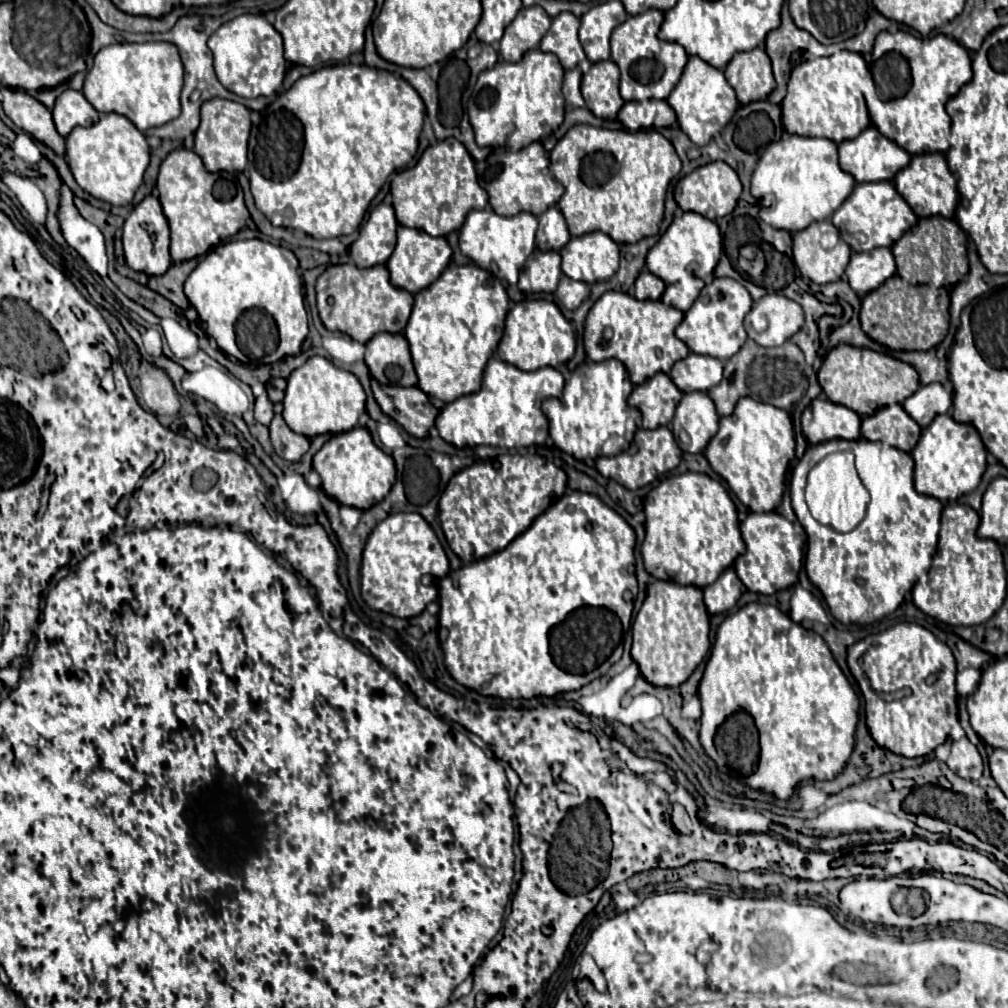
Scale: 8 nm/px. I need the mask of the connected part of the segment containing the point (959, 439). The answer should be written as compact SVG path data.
M940 414L934 422L924 428L916 448L912 450L914 458L914 486L920 494L934 496L938 500L956 500L972 492L986 470L986 448L978 430L972 424L954 422L950 414Z

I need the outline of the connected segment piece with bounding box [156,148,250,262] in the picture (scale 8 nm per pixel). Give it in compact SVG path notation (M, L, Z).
M178 148L172 150L160 164L160 174L156 187L160 190L160 204L164 216L170 224L170 256L174 262L190 260L206 254L210 248L218 246L226 238L234 236L250 218L244 196L238 192L230 202L220 202L212 196L212 186L216 182L216 174L208 172L200 160L200 156L192 150Z

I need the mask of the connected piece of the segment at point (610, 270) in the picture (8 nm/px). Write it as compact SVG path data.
M590 232L576 238L560 250L562 272L574 280L608 280L618 270L618 244L604 232Z

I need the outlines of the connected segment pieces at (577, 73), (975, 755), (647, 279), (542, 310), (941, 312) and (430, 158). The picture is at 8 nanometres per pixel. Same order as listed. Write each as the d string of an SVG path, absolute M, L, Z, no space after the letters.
M580 68L566 70L562 92L564 92L564 100L572 106L584 106L584 98L580 94L580 80L582 80L582 70Z
M960 738L952 744L950 756L946 760L948 768L962 778L978 780L982 776L982 758L976 746L968 738Z
M644 268L644 270L640 272L640 276L636 278L634 288L636 288L636 294L634 294L634 296L636 296L638 300L658 300L658 298L662 296L666 284L664 284L658 276L654 276L652 272L648 272L648 270Z
M526 299L511 306L504 324L504 333L498 344L498 356L520 370L538 370L544 366L560 366L574 356L574 330L562 316L560 308L548 300Z
M894 274L882 288L866 294L862 300L860 322L864 332L890 350L930 350L940 344L950 326L950 296L944 288L930 288L926 284L908 284Z
M454 138L436 142L434 146L426 148L424 154L420 156L420 160L416 162L416 166L398 172L394 176L394 180L392 180L392 184L390 184L390 194L392 194L392 200L394 200L394 210L396 210L398 222L402 226L424 230L430 236L446 236L452 230L460 230L460 226L464 224L464 218L466 218L466 214L470 210L482 210L488 204L488 194L478 184L478 176L476 176L476 168L474 168L472 156Z

